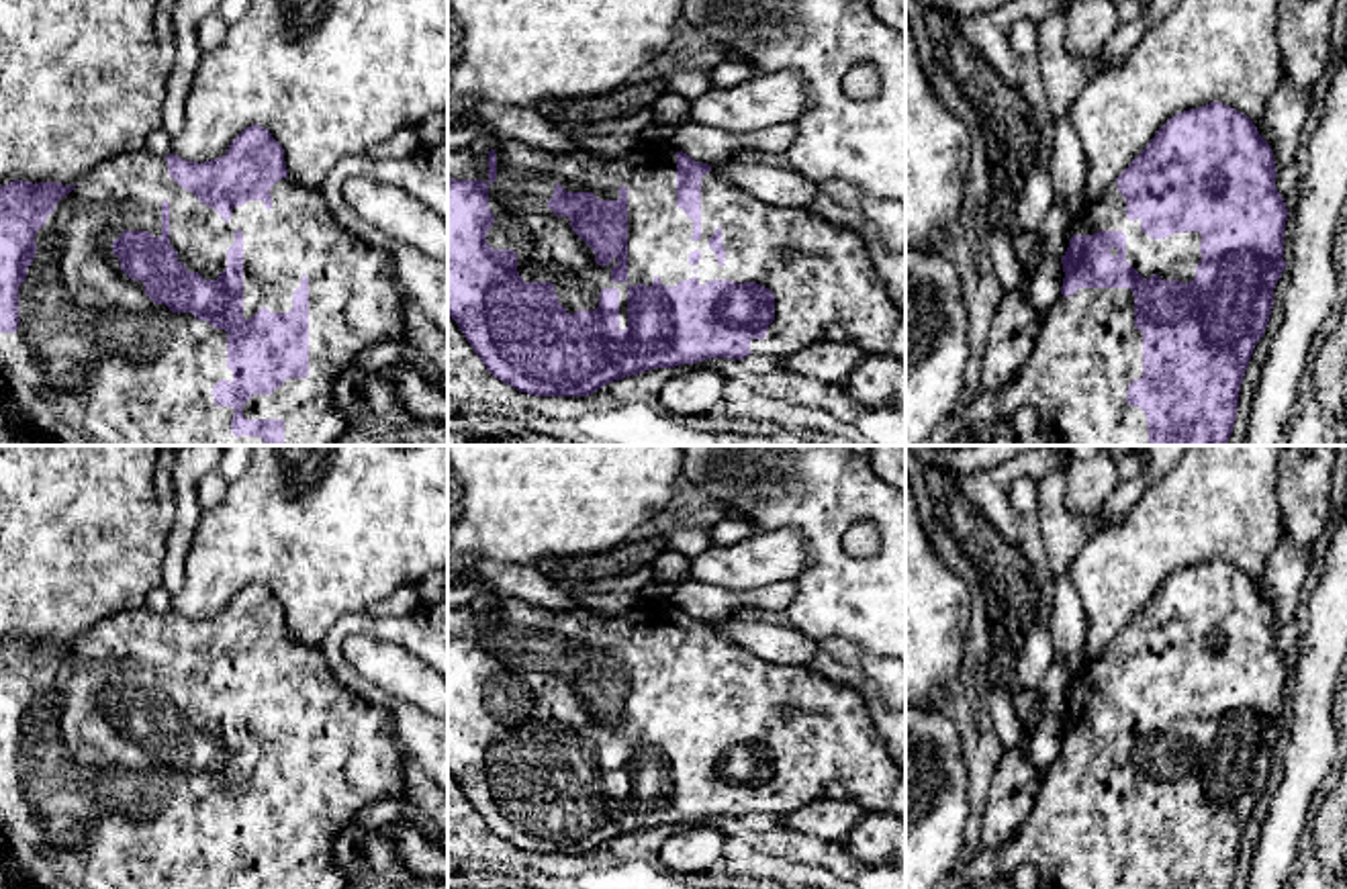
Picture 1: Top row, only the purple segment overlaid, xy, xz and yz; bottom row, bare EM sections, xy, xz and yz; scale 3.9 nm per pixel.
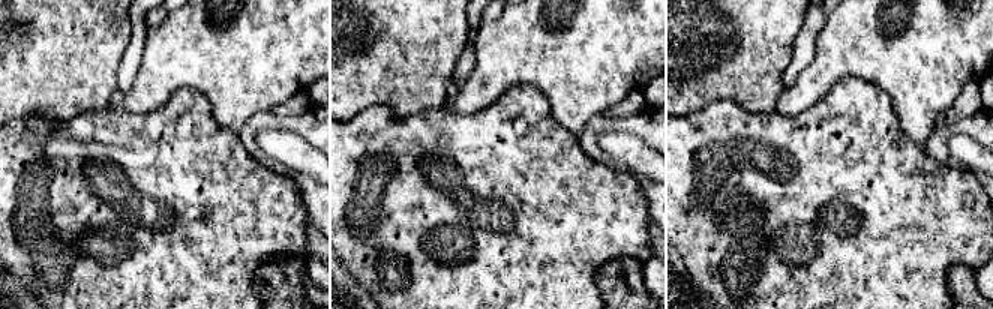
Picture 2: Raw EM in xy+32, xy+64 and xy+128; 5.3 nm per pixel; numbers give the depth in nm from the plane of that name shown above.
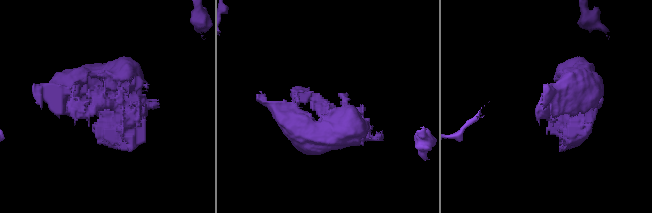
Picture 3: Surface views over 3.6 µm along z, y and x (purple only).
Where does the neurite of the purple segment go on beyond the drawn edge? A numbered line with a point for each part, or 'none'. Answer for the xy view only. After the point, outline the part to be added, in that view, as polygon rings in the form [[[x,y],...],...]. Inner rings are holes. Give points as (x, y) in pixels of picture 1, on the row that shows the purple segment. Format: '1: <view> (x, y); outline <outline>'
1: xy (90, 344); outline [[[147,149],[121,153],[106,159],[76,182],[76,188],[61,196],[55,210],[47,215],[37,231],[35,260],[27,280],[18,286],[18,329],[0,333],[0,374],[20,392],[37,396],[59,419],[78,429],[96,446],[262,446],[262,437],[231,431],[233,407],[217,407],[213,386],[219,380],[233,382],[227,368],[227,331],[198,321],[192,313],[172,313],[145,294],[141,280],[131,280],[112,253],[112,241],[123,231],[149,231],[161,237],[161,202],[170,202],[170,245],[188,272],[204,280],[217,280],[227,268],[227,249],[235,243],[233,233],[243,233],[243,319],[251,319],[262,307],[270,313],[292,311],[292,292],[300,278],[309,278],[309,376],[286,378],[272,394],[253,394],[243,405],[245,419],[282,419],[284,446],[331,446],[347,427],[347,419],[333,403],[337,378],[352,368],[354,358],[382,341],[403,341],[403,307],[409,302],[397,286],[388,255],[368,247],[343,231],[329,213],[319,188],[307,188],[290,178],[278,180],[272,188],[272,208],[262,200],[247,200],[231,210],[225,223],[221,215],[184,190],[170,174],[166,157]]]

